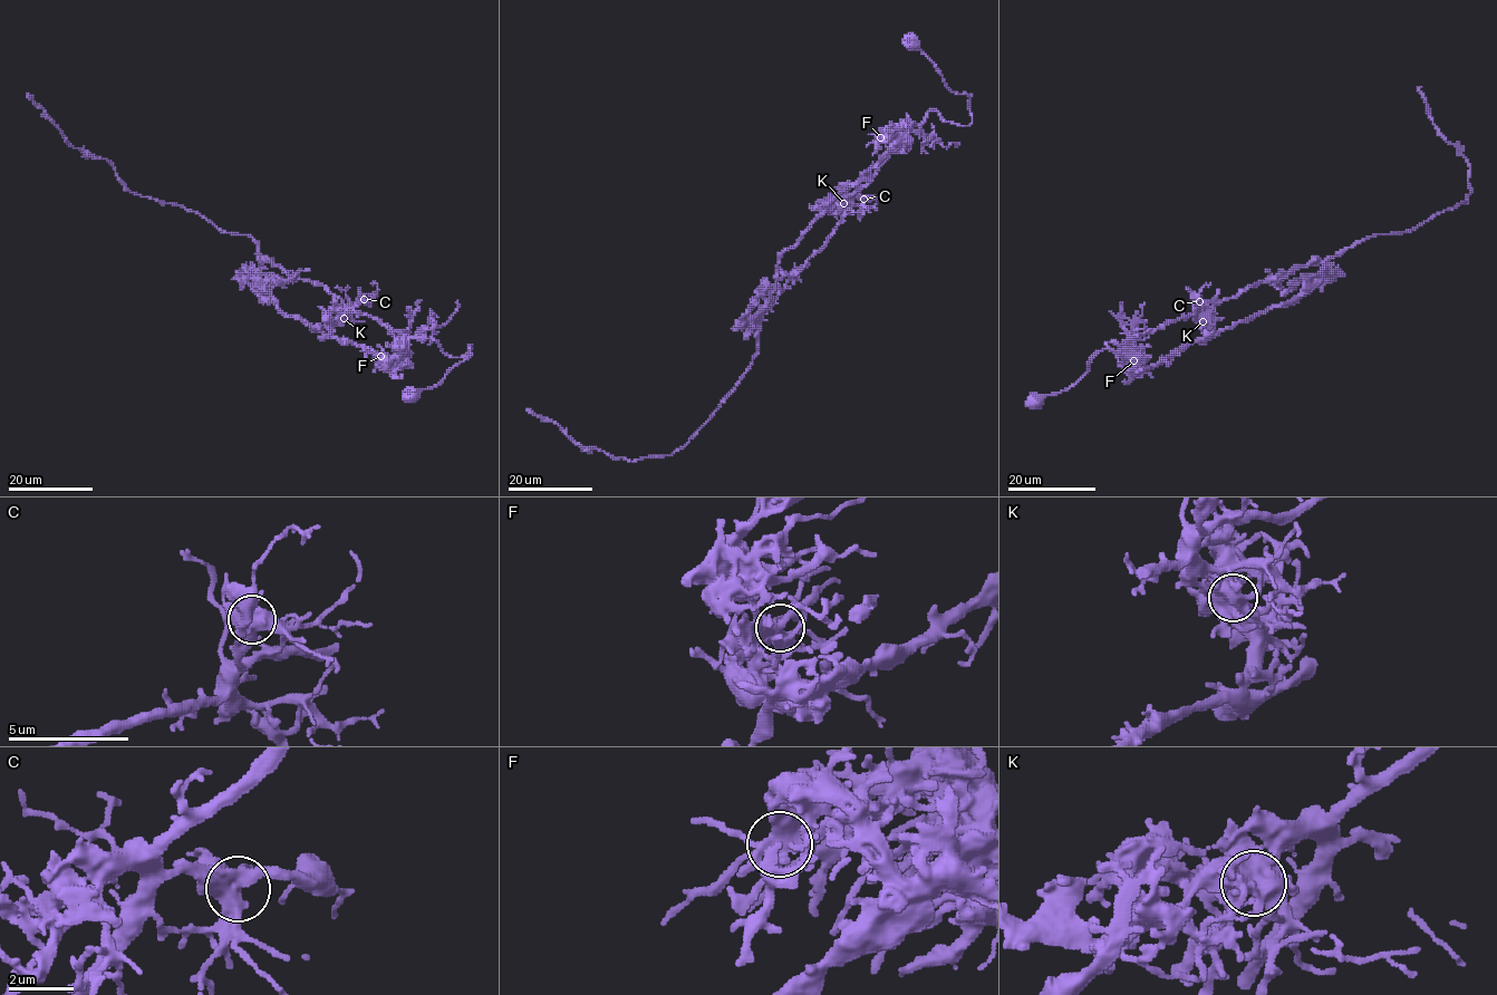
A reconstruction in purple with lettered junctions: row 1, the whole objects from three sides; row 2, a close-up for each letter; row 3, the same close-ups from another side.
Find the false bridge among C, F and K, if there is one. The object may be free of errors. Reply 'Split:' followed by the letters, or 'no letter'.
Split: K

